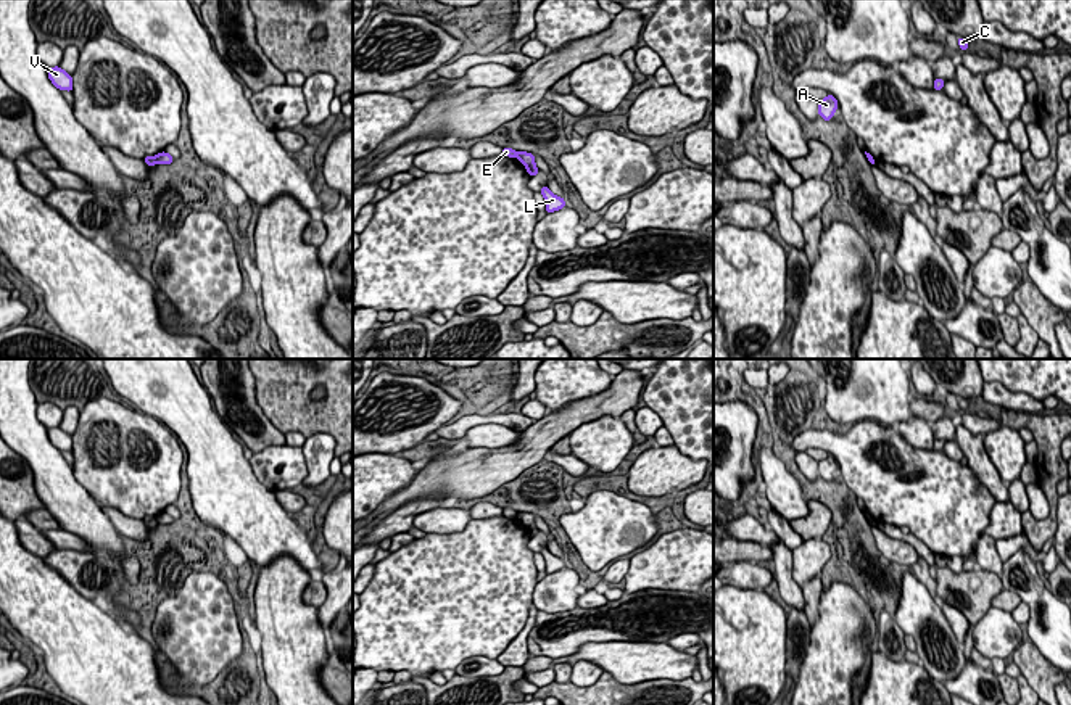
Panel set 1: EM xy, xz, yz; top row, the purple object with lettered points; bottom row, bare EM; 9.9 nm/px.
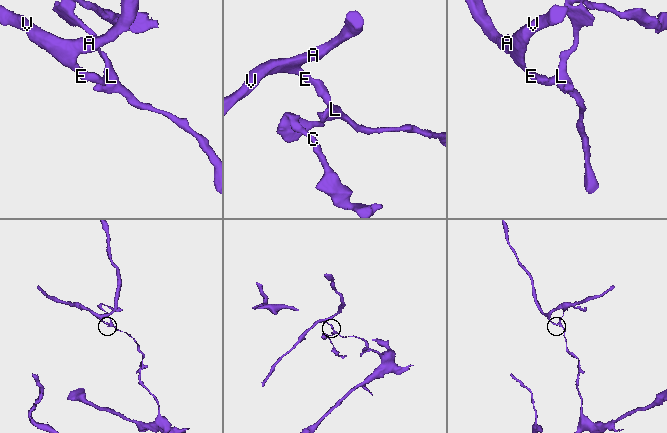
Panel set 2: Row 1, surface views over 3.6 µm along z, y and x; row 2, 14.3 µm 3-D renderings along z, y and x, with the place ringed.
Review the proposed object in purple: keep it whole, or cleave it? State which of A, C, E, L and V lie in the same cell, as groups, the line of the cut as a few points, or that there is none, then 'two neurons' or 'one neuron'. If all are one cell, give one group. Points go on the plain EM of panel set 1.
groups A E V / C L; cut yz (868, 519), (875, 525); two neurons

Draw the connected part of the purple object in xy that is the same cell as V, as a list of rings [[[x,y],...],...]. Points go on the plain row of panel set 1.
[[[60,427],[48,428],[47,433],[48,439],[56,449],[72,452],[72,436],[69,436]]]

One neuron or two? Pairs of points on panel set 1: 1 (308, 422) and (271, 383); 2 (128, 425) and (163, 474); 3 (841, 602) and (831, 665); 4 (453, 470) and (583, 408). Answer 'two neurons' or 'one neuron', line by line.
1: one neuron
2: one neuron
3: one neuron
4: one neuron

